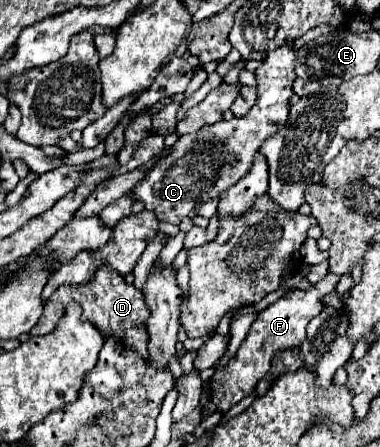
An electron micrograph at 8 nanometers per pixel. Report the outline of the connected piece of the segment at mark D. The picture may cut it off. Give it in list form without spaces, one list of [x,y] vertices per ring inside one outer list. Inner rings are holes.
[[[102,266],[90,284],[72,286],[70,290],[72,298],[82,306],[84,316],[100,330],[104,338],[114,336],[124,346],[133,348],[142,358],[149,358],[149,336],[145,324],[150,312],[144,302],[144,294],[140,290],[136,290],[132,284],[126,284],[124,278],[108,266]]]

